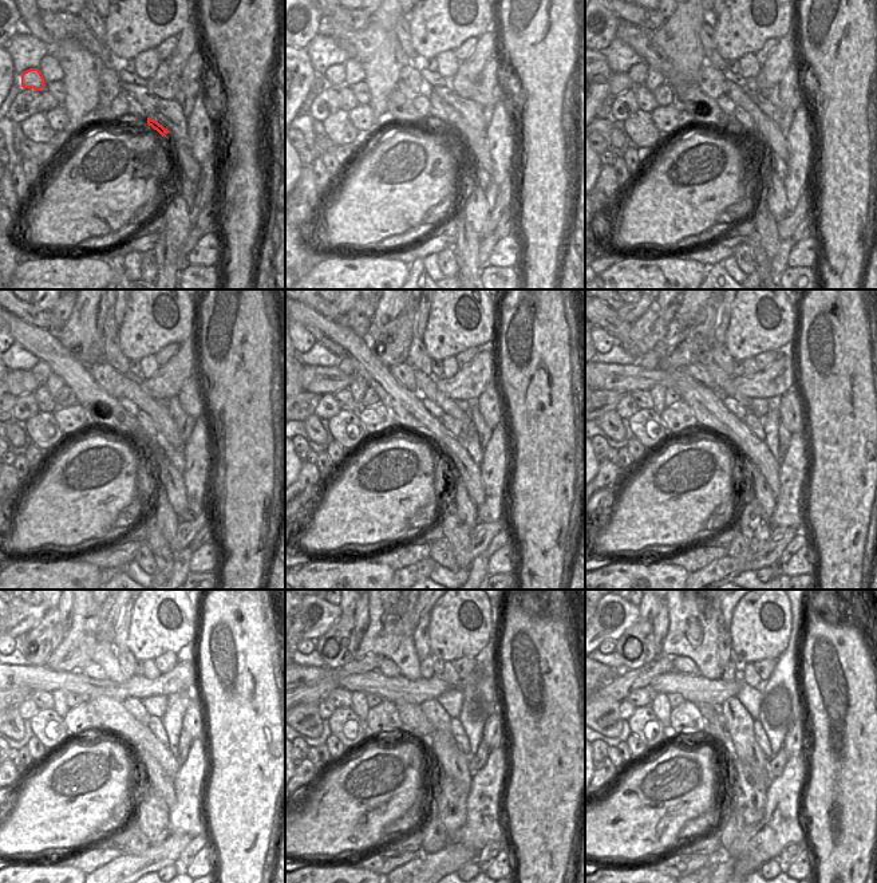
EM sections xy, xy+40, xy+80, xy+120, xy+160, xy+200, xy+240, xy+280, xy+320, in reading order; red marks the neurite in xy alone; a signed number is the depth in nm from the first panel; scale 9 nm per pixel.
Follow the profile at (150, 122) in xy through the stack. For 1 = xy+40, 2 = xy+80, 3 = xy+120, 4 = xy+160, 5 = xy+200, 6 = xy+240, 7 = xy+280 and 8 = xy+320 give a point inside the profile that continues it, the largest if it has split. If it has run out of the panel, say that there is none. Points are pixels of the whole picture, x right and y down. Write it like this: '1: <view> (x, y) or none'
1: xy+40 (453, 115)
2: xy+80 (737, 94)
3: xy+120 (160, 414)
4: xy+160 (427, 387)
5: xy+200 (725, 383)
6: xy+240 (83, 621)
7: xy+280 (384, 637)
8: xy+320 (694, 625)

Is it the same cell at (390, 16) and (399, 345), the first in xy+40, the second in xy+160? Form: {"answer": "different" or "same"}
{"answer": "different"}

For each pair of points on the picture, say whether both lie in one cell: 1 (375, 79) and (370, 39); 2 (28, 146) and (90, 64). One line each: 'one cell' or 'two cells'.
1: one cell
2: one cell

